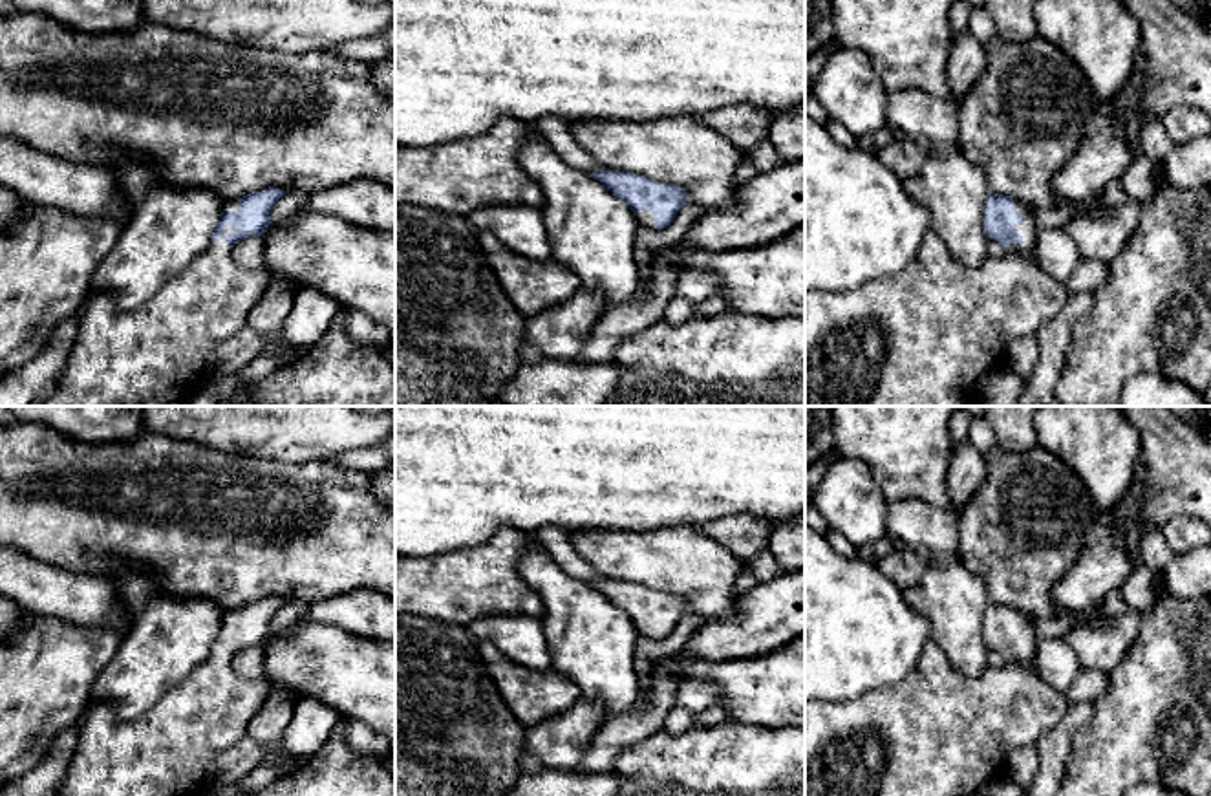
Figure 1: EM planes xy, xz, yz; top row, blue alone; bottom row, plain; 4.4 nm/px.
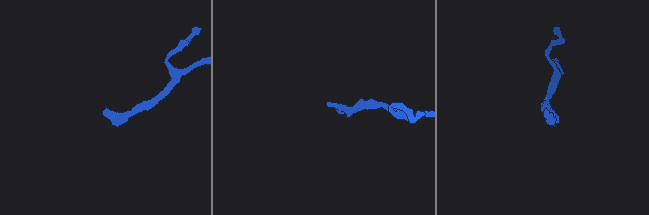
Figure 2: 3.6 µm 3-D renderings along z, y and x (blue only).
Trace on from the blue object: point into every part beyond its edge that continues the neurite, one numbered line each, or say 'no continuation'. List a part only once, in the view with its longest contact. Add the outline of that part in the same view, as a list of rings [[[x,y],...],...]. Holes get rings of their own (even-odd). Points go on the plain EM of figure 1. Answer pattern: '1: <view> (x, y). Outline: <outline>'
1: yz (939, 732). Outline: [[[1017,609],[1012,615],[1024,628],[1015,637],[1023,653],[1012,653],[1001,670],[966,677],[929,639],[918,666],[904,683],[843,703],[805,703],[805,796],[975,796],[986,781],[1006,770],[1013,750],[1035,745],[1056,728],[1066,715],[1068,701],[1035,672],[1035,620]]]

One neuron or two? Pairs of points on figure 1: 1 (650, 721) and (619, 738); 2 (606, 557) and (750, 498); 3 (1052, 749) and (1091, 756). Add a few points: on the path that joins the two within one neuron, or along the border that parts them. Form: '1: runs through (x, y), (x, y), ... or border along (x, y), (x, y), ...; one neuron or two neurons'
1: runs through (643, 721), (626, 731); one neuron
2: border along (697, 524), (646, 529); two neurons
3: border along (1091, 714), (1091, 720), (1072, 738), (1063, 776); two neurons

